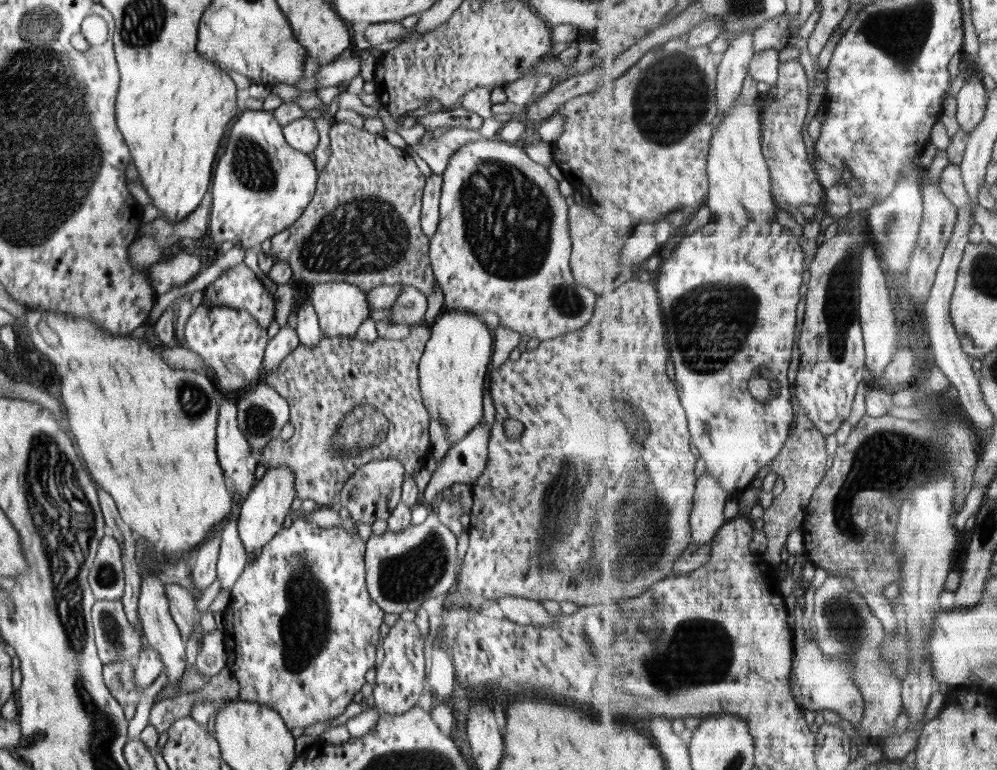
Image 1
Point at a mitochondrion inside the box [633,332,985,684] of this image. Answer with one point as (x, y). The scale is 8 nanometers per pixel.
(885, 460)

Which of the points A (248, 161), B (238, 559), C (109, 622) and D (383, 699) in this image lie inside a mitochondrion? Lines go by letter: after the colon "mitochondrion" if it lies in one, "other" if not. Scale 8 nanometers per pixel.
A: mitochondrion
B: other
C: mitochondrion
D: other

